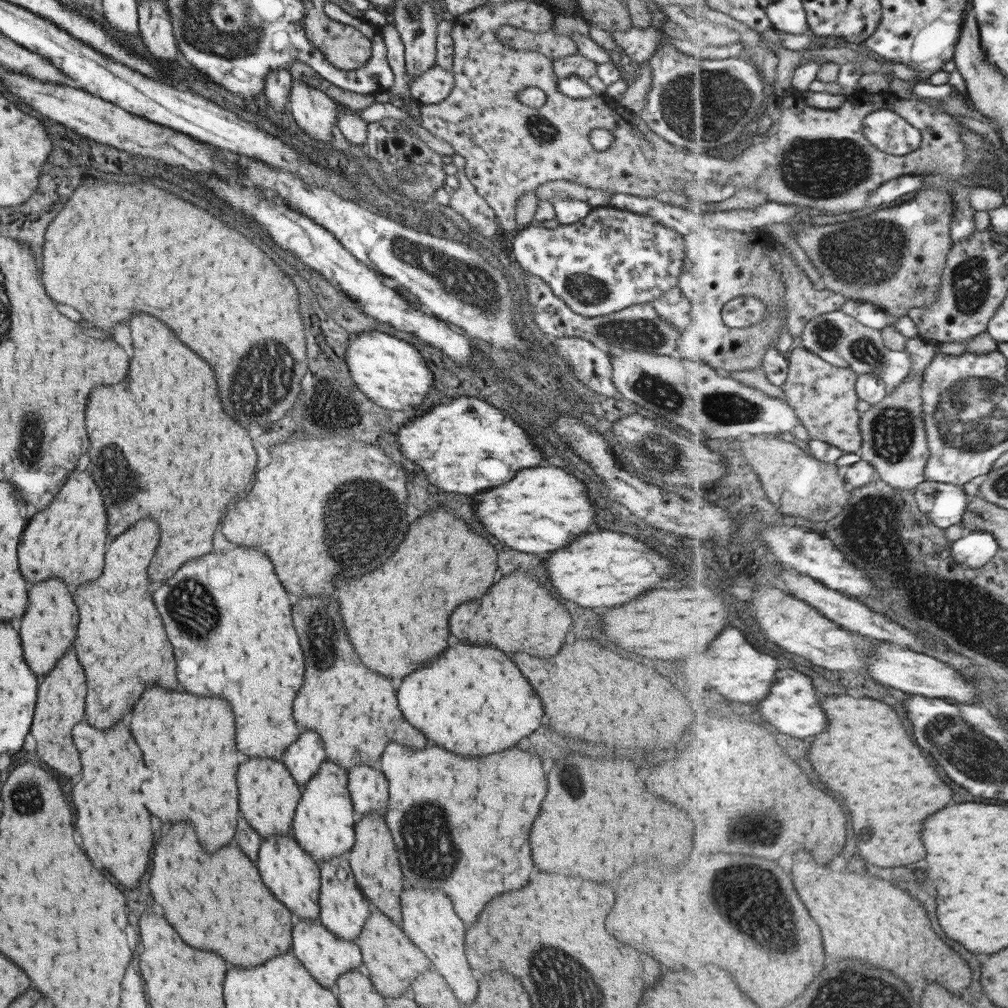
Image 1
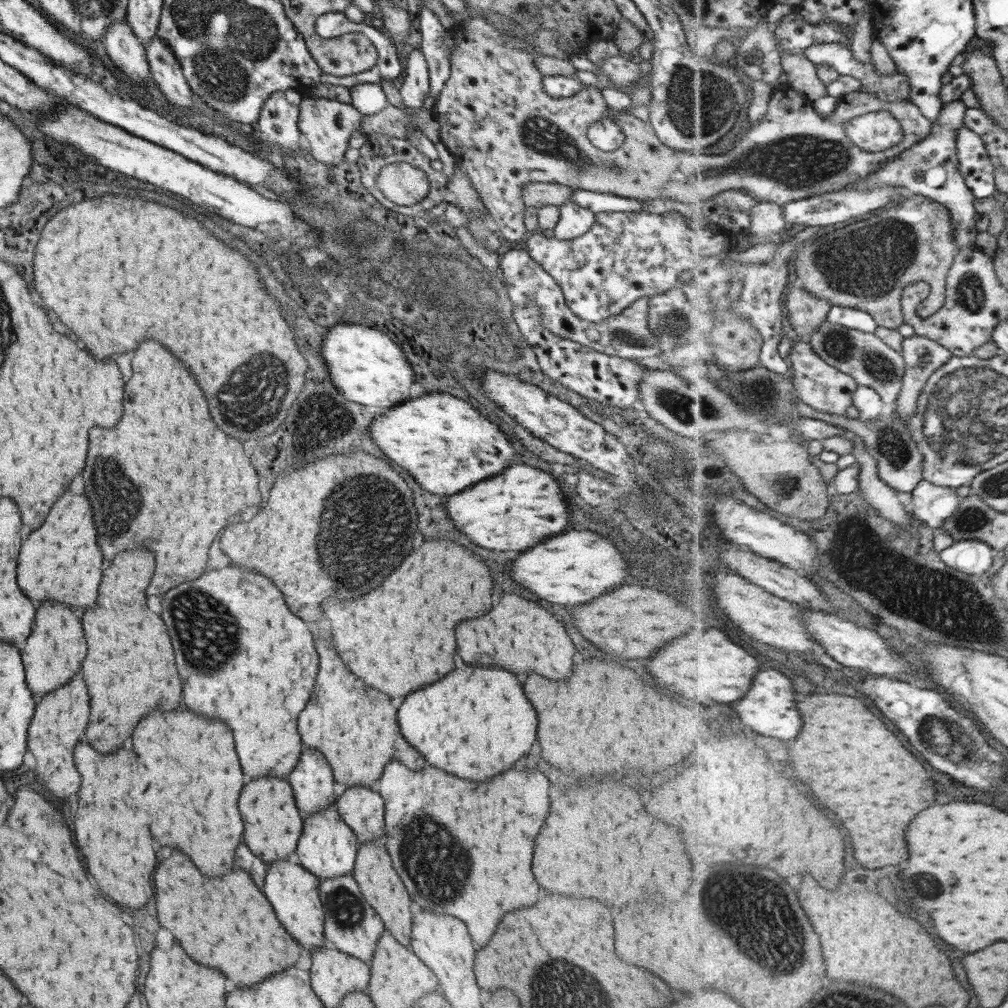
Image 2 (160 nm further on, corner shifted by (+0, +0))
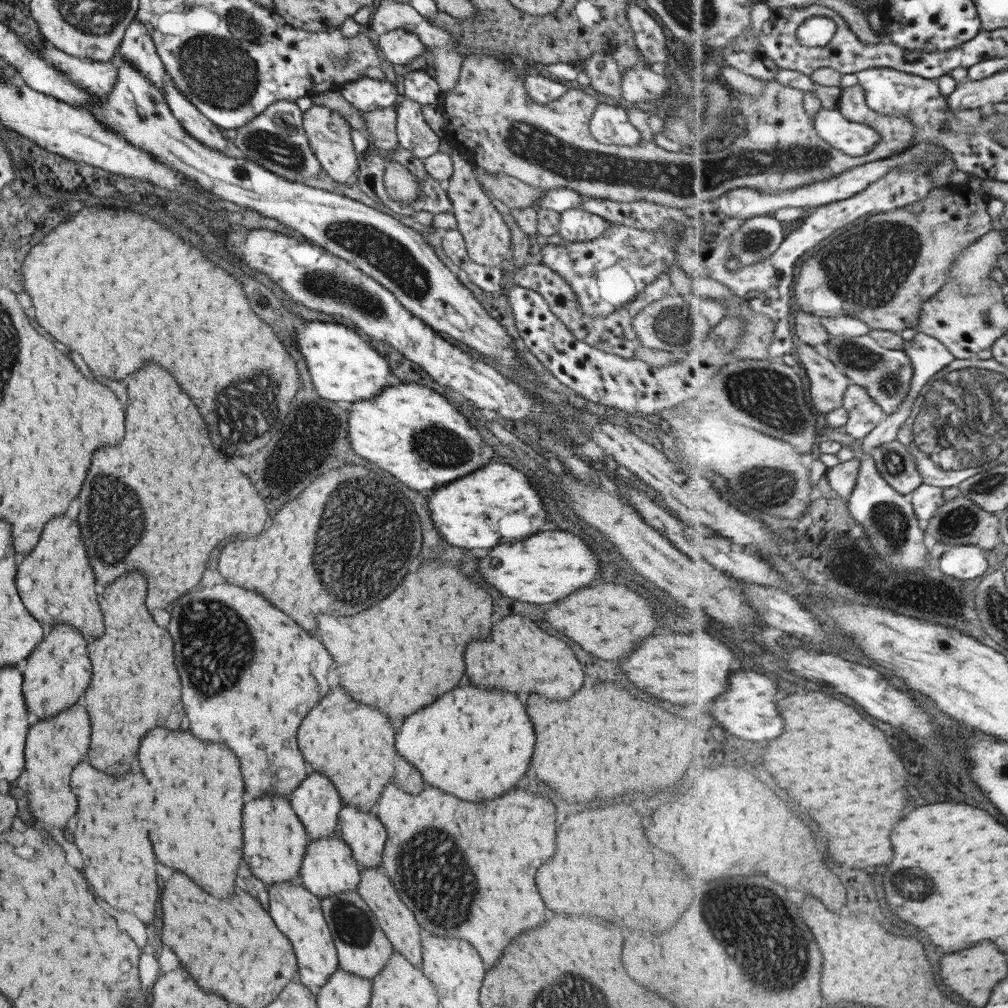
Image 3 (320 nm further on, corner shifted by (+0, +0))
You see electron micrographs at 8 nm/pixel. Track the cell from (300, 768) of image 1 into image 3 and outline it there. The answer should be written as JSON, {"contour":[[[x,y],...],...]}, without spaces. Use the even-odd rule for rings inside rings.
{"contour":[[[315,772],[309,774],[287,800],[309,840],[332,836],[337,832],[338,812],[343,804],[325,776]]]}

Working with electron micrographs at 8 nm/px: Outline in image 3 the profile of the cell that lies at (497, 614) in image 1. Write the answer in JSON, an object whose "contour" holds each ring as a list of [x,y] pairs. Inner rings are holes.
{"contour":[[[519,614],[515,616],[507,616],[503,620],[499,620],[493,628],[491,628],[491,636],[485,642],[469,642],[465,648],[465,674],[469,678],[469,682],[477,688],[499,688],[499,690],[507,690],[511,694],[523,694],[523,700],[527,694],[541,694],[549,700],[567,700],[569,696],[573,696],[583,682],[583,672],[571,652],[571,648],[567,648],[567,644],[559,642],[557,638],[545,634],[543,630],[539,630],[539,626]]]}

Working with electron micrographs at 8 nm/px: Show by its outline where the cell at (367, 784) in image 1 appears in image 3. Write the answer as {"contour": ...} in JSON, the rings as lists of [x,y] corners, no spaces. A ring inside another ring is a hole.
{"contour":[[[348,803],[343,804],[338,812],[337,832],[361,869],[380,864],[386,832],[369,810],[361,812]]]}

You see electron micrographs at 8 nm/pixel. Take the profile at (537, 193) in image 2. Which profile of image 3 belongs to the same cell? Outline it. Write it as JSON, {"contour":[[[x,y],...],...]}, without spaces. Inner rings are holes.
{"contour":[[[472,166],[472,171],[479,176],[481,186],[509,210],[536,206],[536,202],[548,191],[528,186],[503,173],[491,174],[476,166]]]}

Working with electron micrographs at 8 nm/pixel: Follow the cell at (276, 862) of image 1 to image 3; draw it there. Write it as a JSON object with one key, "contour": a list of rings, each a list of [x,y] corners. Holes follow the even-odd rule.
{"contour":[[[289,880],[275,882],[269,888],[269,916],[292,946],[296,958],[296,979],[313,995],[338,968],[336,950],[320,909],[320,898],[306,888],[296,887]]]}

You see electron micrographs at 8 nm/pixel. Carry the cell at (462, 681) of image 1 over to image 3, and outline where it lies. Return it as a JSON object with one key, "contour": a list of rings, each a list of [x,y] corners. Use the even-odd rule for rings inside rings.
{"contour":[[[457,686],[421,712],[407,716],[395,734],[395,748],[421,772],[425,784],[459,800],[481,802],[505,794],[519,782],[533,752],[533,728],[515,696]]]}

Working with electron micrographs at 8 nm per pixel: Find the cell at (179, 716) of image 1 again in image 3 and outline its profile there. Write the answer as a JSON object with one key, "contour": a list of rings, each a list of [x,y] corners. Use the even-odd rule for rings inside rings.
{"contour":[[[153,728],[145,734],[139,744],[137,758],[139,766],[143,766],[141,776],[145,780],[145,788],[151,788],[153,792],[153,800],[149,802],[151,806],[145,806],[145,810],[137,808],[137,814],[147,824],[145,831],[157,860],[155,864],[187,874],[201,890],[215,898],[229,898],[235,892],[235,872],[241,860],[243,780],[237,758],[223,744],[201,744],[189,732],[169,732],[165,728]]]}

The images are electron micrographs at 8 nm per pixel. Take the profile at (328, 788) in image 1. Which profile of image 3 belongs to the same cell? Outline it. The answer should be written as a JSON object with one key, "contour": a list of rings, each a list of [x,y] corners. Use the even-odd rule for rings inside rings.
{"contour":[[[336,832],[332,836],[309,840],[298,871],[297,878],[301,879],[301,886],[321,899],[340,892],[355,890],[360,881],[361,868],[353,858],[349,847]]]}

